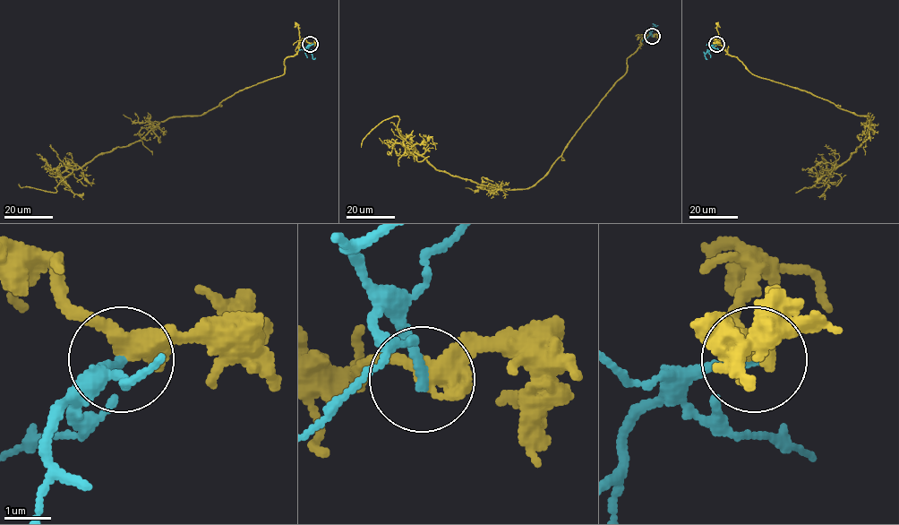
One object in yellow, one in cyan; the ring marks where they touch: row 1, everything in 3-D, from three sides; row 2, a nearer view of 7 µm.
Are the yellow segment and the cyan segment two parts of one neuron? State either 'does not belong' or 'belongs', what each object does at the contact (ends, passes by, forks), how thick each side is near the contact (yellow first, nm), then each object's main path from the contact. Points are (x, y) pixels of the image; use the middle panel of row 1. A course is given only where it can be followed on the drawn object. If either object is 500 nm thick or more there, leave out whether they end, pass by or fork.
does not belong; yellow passes by; cyan ends there; 440 nm thick on the yellow side, 200 nm on the other; yellow runs (652, 36), (644, 36), (624, 74), (530, 187), (495, 188), (437, 170), (399, 134), (397, 116), (361, 147); cyan runs (652, 36), (648, 30), (657, 25)

